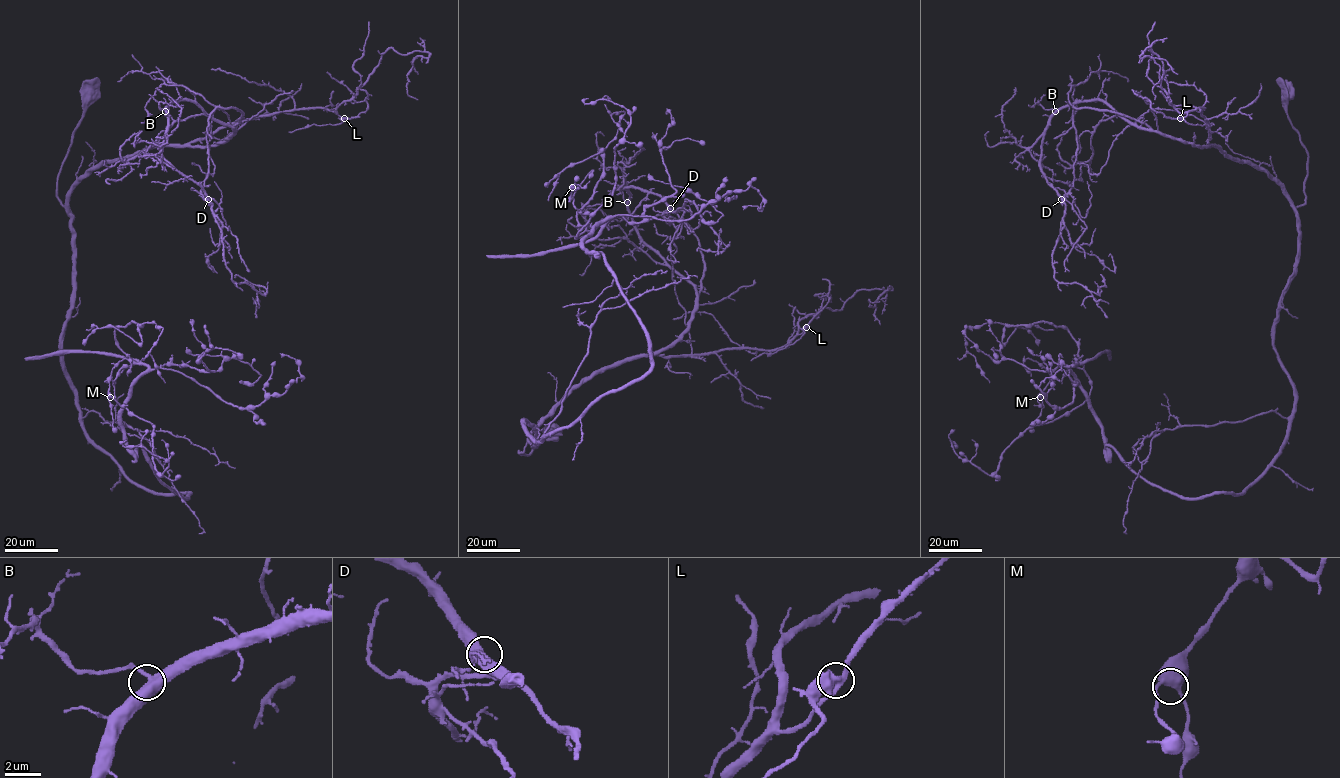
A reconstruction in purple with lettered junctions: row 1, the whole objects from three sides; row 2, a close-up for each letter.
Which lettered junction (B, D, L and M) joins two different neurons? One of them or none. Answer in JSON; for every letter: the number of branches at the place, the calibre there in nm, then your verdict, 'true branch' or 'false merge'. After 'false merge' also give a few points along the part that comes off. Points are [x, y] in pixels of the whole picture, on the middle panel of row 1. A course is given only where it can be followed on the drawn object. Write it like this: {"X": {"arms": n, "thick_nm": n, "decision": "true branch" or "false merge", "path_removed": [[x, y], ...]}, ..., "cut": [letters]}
{"B": {"arms": 3, "thick_nm": 400, "decision": "true branch"}, "D": {"arms": 3, "thick_nm": 440, "decision": "true branch"}, "L": {"arms": 3, "thick_nm": 440, "decision": "false merge", "path_removed": [[806, 327], [794, 343], [750, 360]]}, "M": {"arms": 3, "thick_nm": 440, "decision": "true branch"}, "cut": ["L"]}

